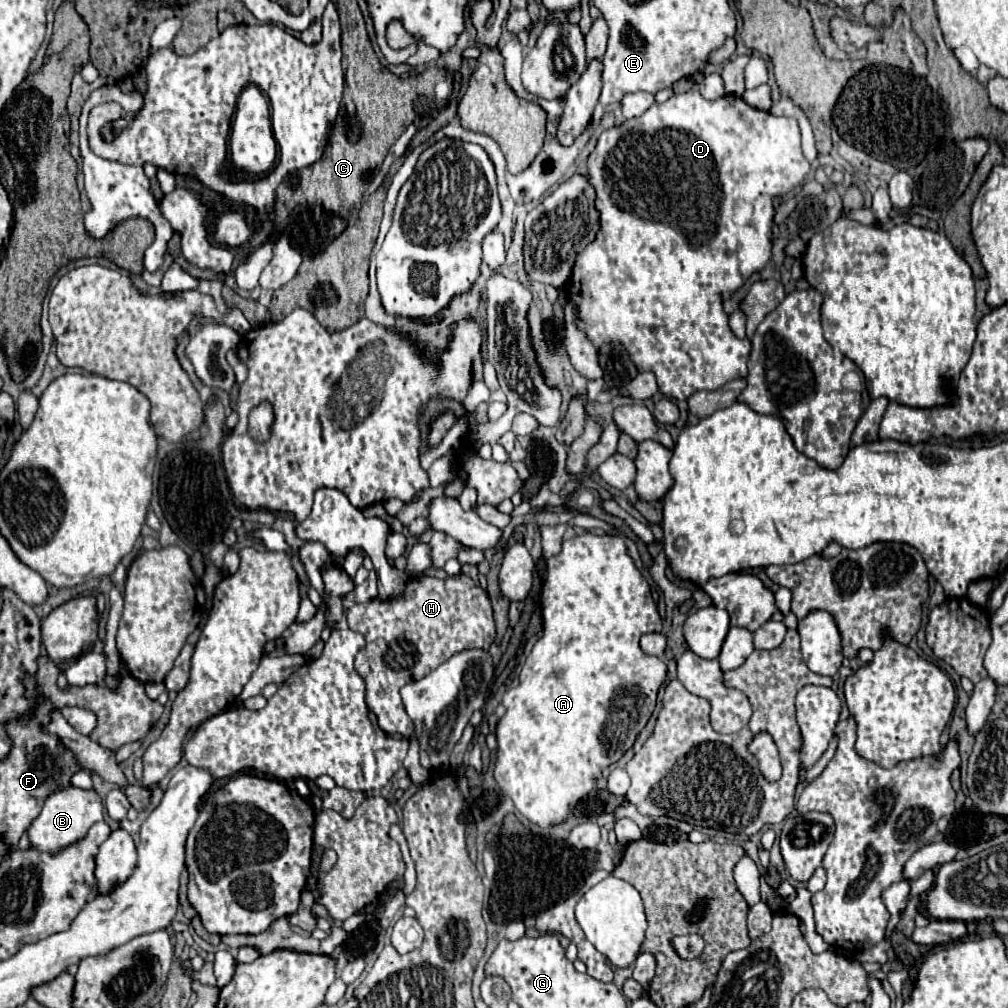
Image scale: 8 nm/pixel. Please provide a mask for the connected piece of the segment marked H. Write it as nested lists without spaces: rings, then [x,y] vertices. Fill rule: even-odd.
[[[432,576],[410,578],[404,594],[384,600],[354,604],[346,610],[350,630],[366,638],[366,646],[356,654],[356,670],[366,682],[366,704],[376,714],[378,726],[386,734],[412,736],[412,722],[404,712],[398,690],[412,680],[420,680],[438,664],[466,648],[482,648],[488,652],[494,642],[492,604],[484,588],[470,576],[438,580]]]

